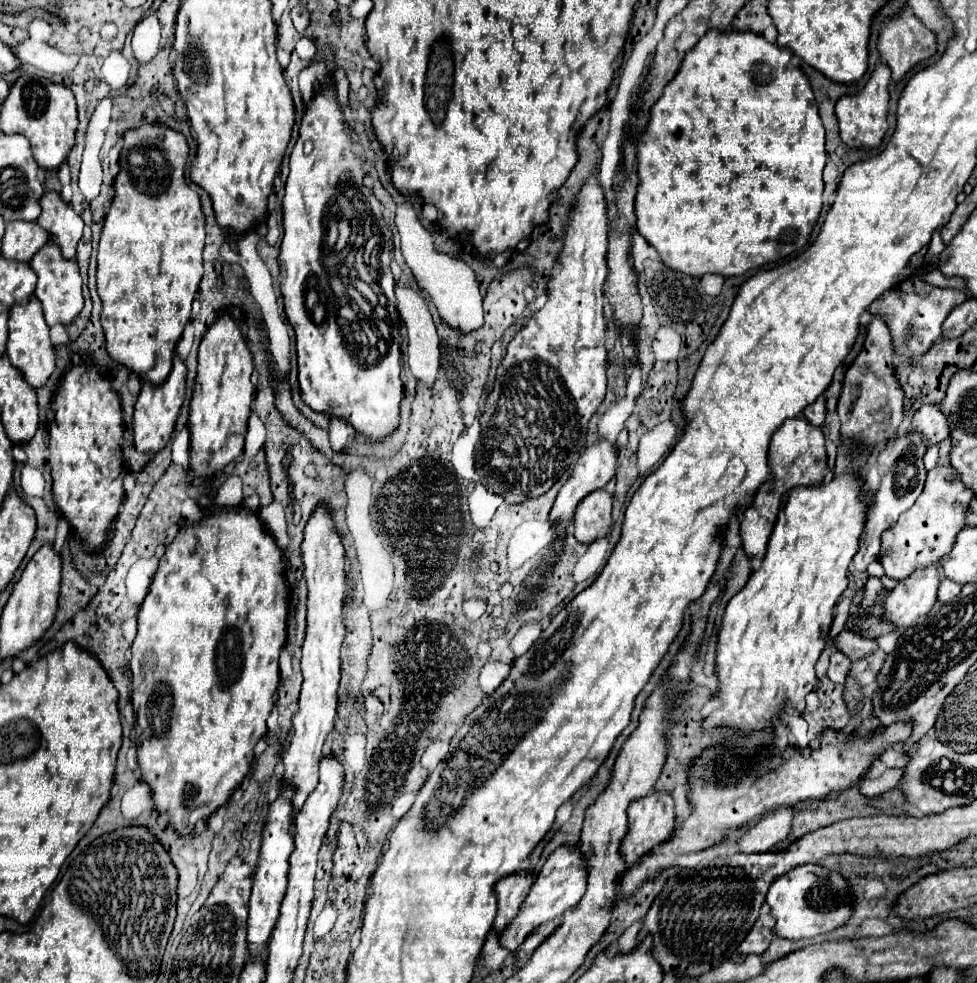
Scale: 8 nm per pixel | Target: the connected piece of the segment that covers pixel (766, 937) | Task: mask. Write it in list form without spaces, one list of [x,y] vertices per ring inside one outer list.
[[[761,914],[757,924],[753,924],[753,930],[749,930],[749,936],[739,946],[739,954],[763,954],[773,938],[773,914]]]

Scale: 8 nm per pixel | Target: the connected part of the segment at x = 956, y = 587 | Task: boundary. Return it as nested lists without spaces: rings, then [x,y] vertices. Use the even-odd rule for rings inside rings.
[[[949,578],[941,580],[941,584],[939,584],[939,600],[941,602],[955,600],[959,596],[959,592],[961,592],[961,584],[957,584],[957,582],[949,580]]]

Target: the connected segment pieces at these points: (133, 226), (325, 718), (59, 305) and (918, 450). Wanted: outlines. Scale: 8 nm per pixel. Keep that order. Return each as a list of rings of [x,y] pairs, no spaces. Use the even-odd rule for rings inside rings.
[[[153,122],[153,124],[139,126],[135,130],[127,130],[123,134],[123,148],[121,148],[121,156],[119,156],[121,172],[117,174],[117,178],[113,182],[115,196],[113,196],[109,212],[105,216],[103,232],[101,232],[101,240],[99,240],[99,250],[97,250],[97,260],[99,260],[99,266],[97,266],[97,292],[99,292],[101,300],[103,300],[101,324],[103,324],[105,338],[107,338],[107,352],[113,356],[113,360],[117,360],[119,364],[125,364],[129,370],[141,374],[141,378],[145,378],[151,384],[161,384],[167,378],[167,374],[171,372],[171,360],[173,360],[173,354],[175,354],[175,346],[177,346],[177,342],[181,338],[181,332],[183,332],[187,320],[191,318],[191,302],[193,302],[195,290],[199,288],[199,282],[201,282],[201,276],[203,276],[201,254],[203,254],[203,244],[205,244],[205,214],[201,212],[199,194],[193,192],[185,182],[187,158],[189,158],[189,146],[187,146],[185,136],[181,132],[165,126],[165,124]]]
[[[317,508],[305,526],[305,540],[301,544],[305,562],[305,580],[309,586],[307,600],[307,636],[303,642],[303,688],[299,696],[299,712],[293,716],[293,736],[283,754],[285,774],[283,780],[297,786],[293,798],[295,812],[303,806],[309,792],[317,786],[317,764],[323,756],[323,744],[335,728],[337,716],[337,686],[339,686],[339,648],[345,640],[343,626],[343,596],[345,596],[345,550],[341,536],[333,532],[333,520],[325,508]]]
[[[55,242],[45,244],[45,248],[41,248],[41,252],[37,252],[37,256],[33,256],[31,260],[31,268],[37,274],[37,290],[35,296],[41,300],[43,304],[43,314],[49,326],[53,324],[69,324],[83,308],[83,294],[81,294],[81,274],[79,274],[79,266],[77,260],[67,260],[61,254],[61,248]]]
[[[897,434],[893,440],[887,442],[885,450],[879,452],[877,456],[877,466],[873,466],[867,476],[865,476],[865,488],[873,494],[873,504],[867,510],[867,522],[865,522],[865,530],[861,534],[861,542],[859,542],[859,552],[853,558],[855,570],[865,572],[867,566],[877,560],[879,556],[879,536],[883,530],[887,530],[889,526],[893,526],[897,522],[897,518],[909,510],[915,500],[919,498],[919,494],[923,492],[923,484],[927,478],[927,470],[923,464],[923,456],[927,452],[925,448],[927,440],[925,436],[907,436],[907,434]]]

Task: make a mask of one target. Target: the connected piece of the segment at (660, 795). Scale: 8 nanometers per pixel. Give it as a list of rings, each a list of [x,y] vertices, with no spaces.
[[[651,792],[629,804],[629,834],[621,852],[627,868],[675,830],[675,800],[669,792]]]

